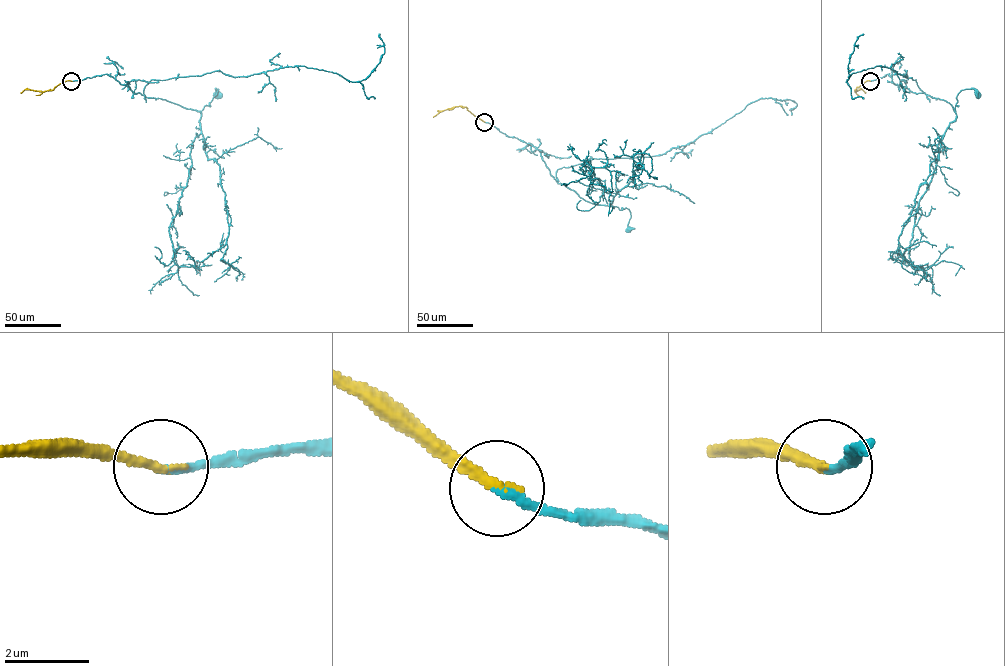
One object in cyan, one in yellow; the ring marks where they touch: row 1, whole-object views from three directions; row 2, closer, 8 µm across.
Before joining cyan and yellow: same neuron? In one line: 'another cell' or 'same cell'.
same cell

